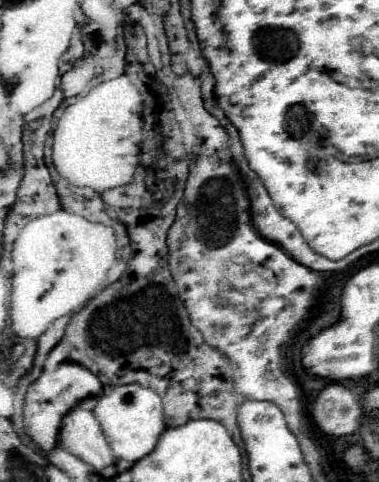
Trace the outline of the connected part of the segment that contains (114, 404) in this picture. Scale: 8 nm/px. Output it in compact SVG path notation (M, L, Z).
M138 383L110 387L106 393L98 395L98 401L92 413L98 419L104 435L108 437L114 457L130 463L136 463L138 459L146 457L154 449L162 431L166 429L160 395Z

